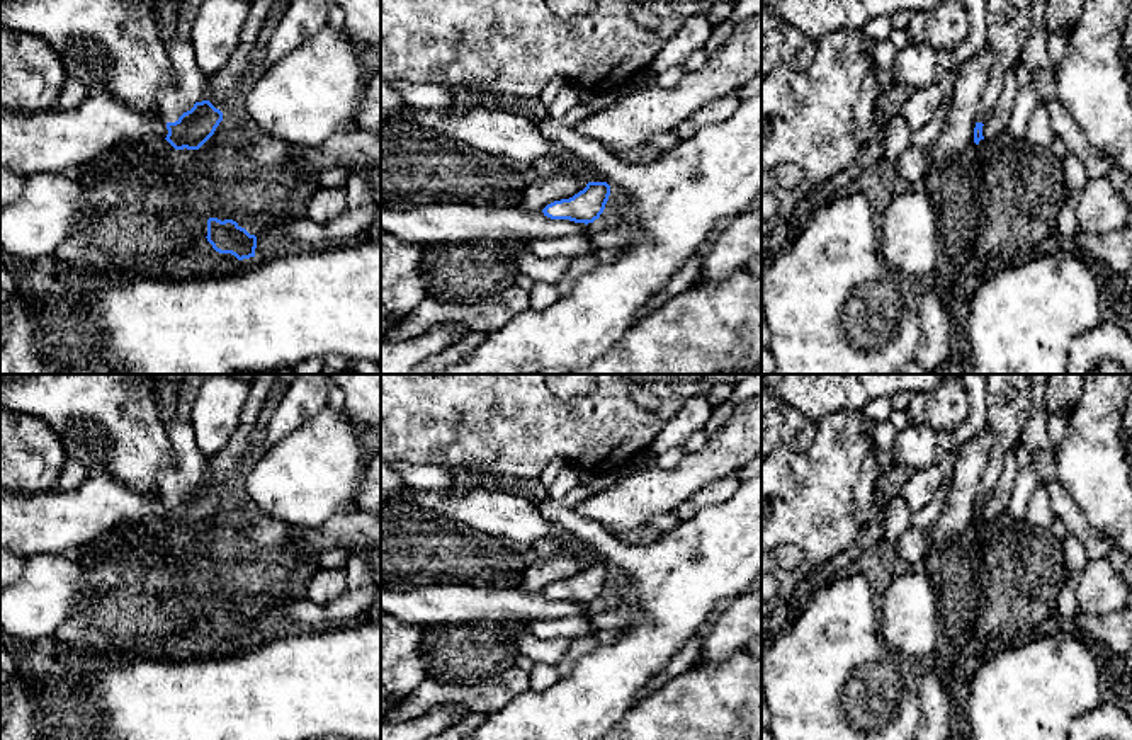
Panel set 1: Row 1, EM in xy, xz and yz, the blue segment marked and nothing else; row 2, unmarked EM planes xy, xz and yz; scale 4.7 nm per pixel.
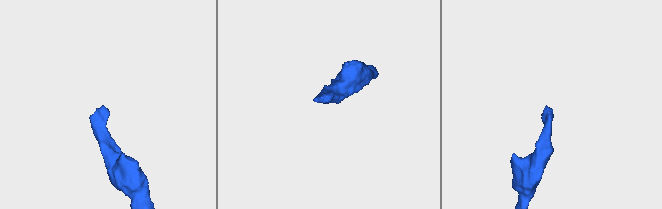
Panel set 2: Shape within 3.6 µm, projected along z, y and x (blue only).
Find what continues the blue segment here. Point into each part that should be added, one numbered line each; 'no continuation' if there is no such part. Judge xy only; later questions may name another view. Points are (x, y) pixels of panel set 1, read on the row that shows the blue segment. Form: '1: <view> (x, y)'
1: xy (189, 85)

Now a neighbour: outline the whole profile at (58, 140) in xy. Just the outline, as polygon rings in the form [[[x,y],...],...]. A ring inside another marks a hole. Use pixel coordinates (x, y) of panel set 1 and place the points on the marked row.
[[[88,92],[75,109],[0,114],[0,170],[71,172],[121,139],[167,138],[160,107],[139,112],[122,99]]]

